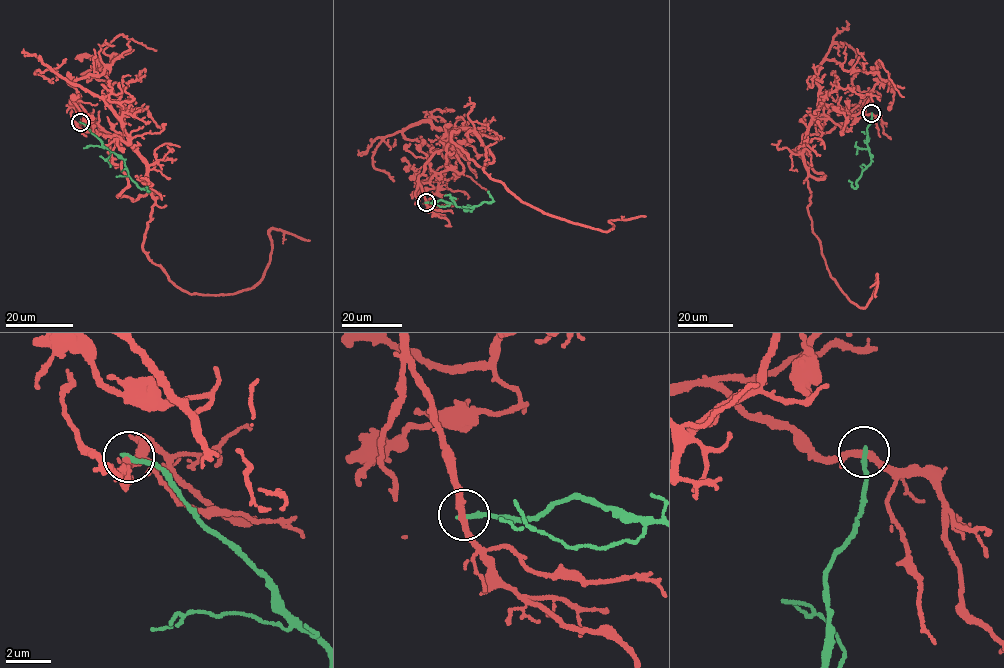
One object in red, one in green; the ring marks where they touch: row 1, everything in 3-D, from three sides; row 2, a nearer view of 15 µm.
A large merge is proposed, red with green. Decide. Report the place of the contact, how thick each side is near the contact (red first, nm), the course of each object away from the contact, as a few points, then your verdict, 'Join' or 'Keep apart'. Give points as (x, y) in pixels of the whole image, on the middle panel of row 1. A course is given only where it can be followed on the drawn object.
Place: (426, 202). Thickness 280 nm (red) against 240 nm. Course of red: (425, 202), (423, 166), (463, 127), (487, 146), (490, 178), (539, 210), (608, 231), (609, 221), (646, 216). Course of green: (425, 202), (440, 200), (471, 211), (473, 206), (491, 201), (487, 191). Keep apart

